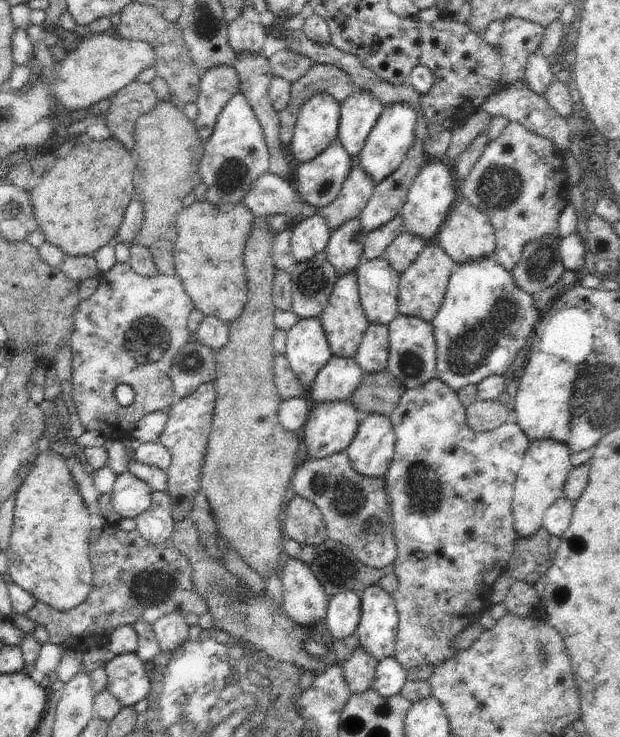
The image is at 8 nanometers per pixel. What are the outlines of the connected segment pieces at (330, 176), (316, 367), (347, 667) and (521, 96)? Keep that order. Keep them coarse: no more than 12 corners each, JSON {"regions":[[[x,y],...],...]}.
{"regions":[[[336,137],[294,165],[297,192],[312,208],[336,200],[354,158]],[[320,319],[298,321],[285,355],[308,393],[332,352]],[[358,647],[343,666],[351,696],[371,687],[377,660]],[[524,79],[491,94],[481,107],[570,148],[570,124]]]}

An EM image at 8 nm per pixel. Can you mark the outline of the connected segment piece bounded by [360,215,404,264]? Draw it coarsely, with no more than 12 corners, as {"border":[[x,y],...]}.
{"border":[[398,215],[369,232],[361,264],[381,257],[403,233]]}

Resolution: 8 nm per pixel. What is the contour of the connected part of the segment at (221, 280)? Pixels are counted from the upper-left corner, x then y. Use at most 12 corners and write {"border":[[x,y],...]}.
{"border":[[245,204],[177,216],[175,274],[206,317],[248,302]]}

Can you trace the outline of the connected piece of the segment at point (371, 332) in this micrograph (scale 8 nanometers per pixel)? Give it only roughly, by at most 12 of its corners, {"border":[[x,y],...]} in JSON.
{"border":[[370,324],[353,358],[364,374],[386,370],[389,328]]}

